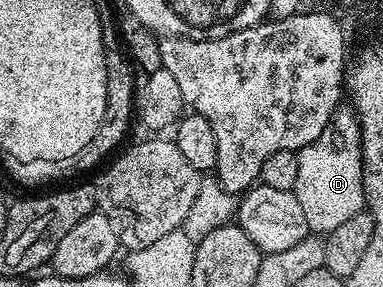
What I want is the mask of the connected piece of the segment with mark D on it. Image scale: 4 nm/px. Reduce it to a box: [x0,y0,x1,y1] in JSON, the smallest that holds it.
[294,105,365,233]

